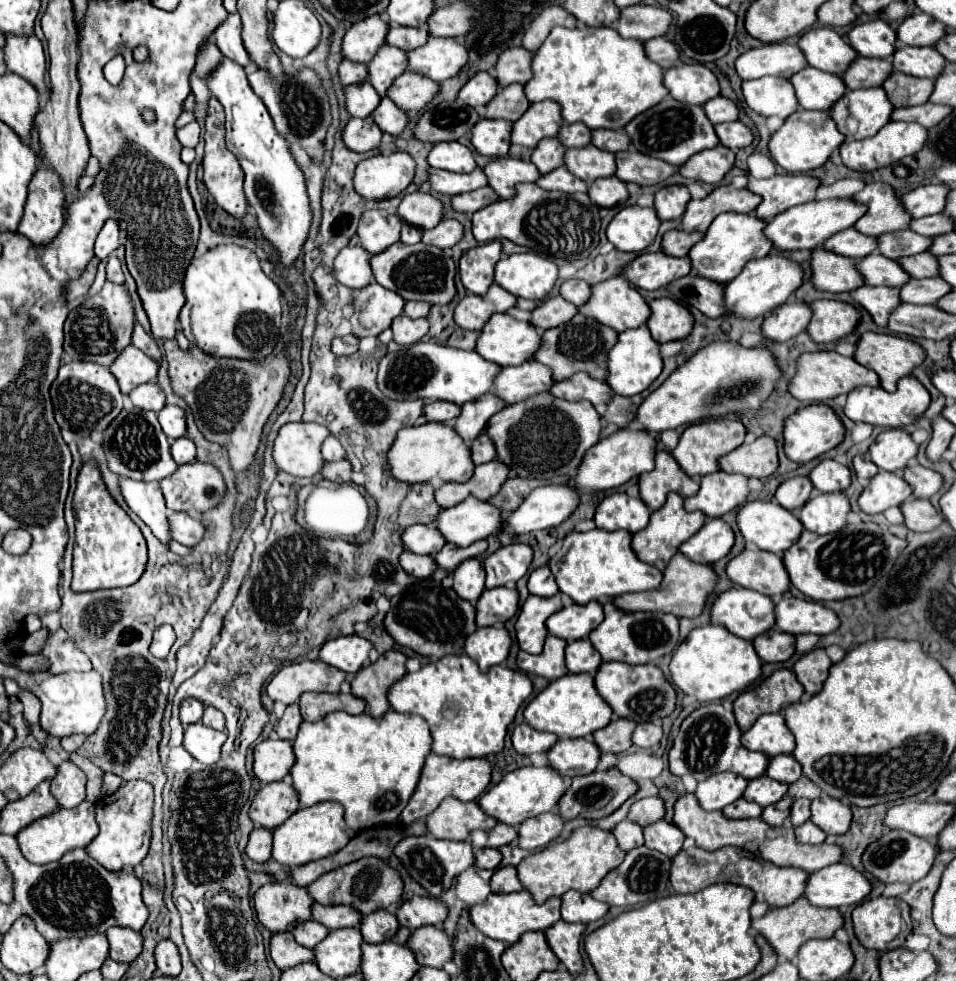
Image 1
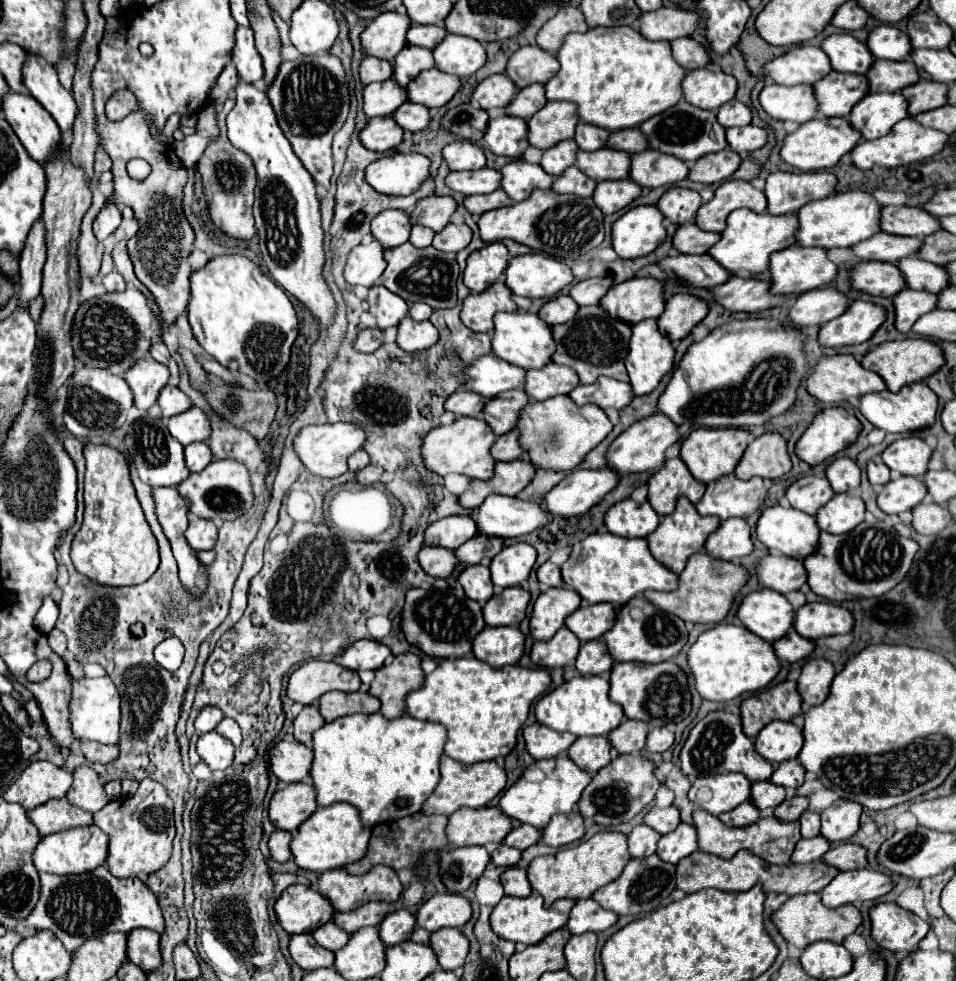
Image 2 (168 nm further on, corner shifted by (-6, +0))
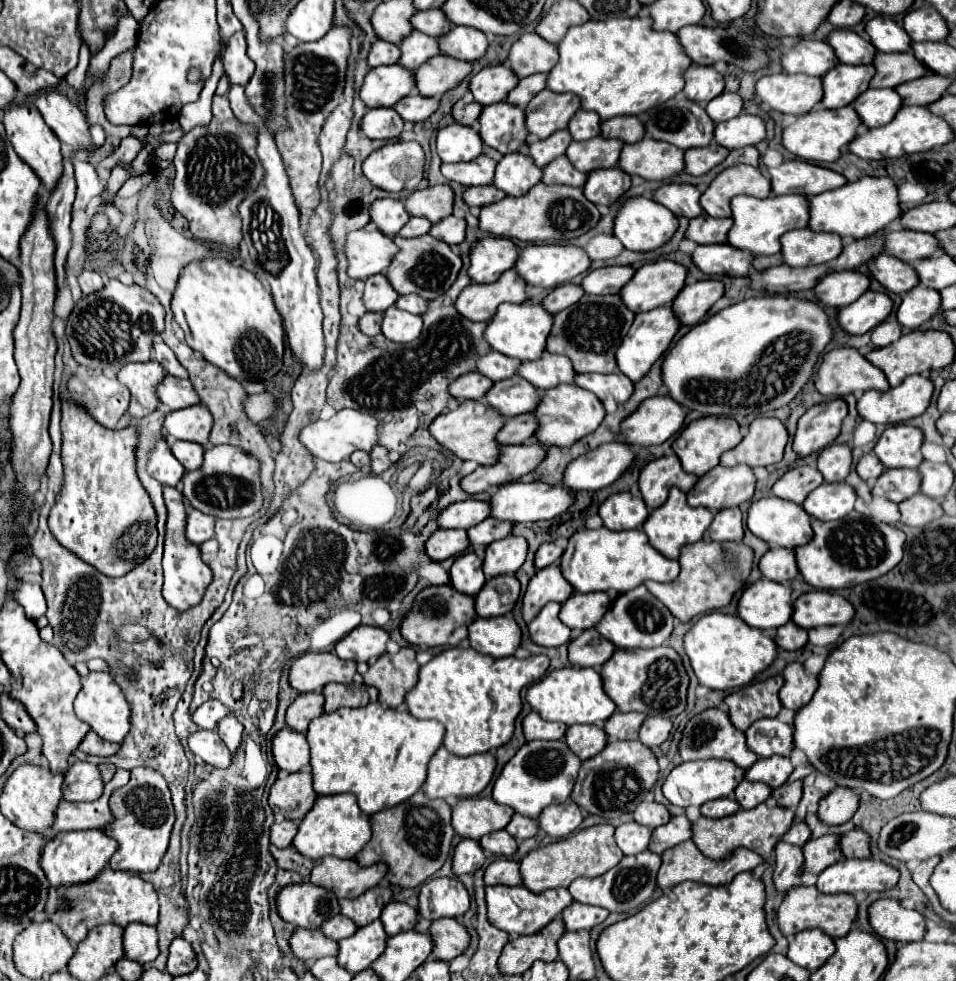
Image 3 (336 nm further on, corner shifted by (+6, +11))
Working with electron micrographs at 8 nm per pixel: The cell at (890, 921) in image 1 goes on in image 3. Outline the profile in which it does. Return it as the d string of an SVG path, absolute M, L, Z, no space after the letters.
M878 899L868 907L872 929L890 941L910 943L920 941L926 931L924 915L902 907L896 899Z

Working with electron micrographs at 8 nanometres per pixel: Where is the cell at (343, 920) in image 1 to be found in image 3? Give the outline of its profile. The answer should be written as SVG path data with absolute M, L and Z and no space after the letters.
M386 885L368 889L356 899L340 899L340 913L350 917L358 927L372 923L380 917L386 903L392 901L392 891Z

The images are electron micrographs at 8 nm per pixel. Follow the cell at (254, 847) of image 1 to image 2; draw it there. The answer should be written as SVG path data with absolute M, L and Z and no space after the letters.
M276 828L268 840L268 848L272 852L272 858L278 860L278 862L286 862L290 860L292 852L290 852L290 840L292 840L292 834L286 832L286 830L280 830Z

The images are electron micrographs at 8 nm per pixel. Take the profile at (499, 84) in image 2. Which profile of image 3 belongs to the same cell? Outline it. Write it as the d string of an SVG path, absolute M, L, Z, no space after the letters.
M490 65L470 79L470 91L474 95L474 101L486 107L504 101L506 95L516 87L516 83L518 77L512 73L510 67Z

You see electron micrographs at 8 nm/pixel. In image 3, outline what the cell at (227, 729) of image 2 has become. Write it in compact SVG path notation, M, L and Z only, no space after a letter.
M226 715L224 719L220 719L216 731L218 731L220 739L226 743L226 747L230 751L236 751L238 749L240 737L242 737L242 723L234 715Z

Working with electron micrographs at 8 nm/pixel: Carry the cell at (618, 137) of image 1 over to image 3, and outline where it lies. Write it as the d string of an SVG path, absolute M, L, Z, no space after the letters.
M612 117L602 121L600 135L606 139L620 139L624 143L636 143L644 137L644 125L640 117Z

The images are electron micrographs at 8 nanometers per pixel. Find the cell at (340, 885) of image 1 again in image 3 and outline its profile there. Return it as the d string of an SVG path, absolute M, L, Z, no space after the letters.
M324 857L314 869L310 883L332 891L340 899L354 899L364 891L376 887L388 873L388 865L374 863L370 867L360 867L352 859Z

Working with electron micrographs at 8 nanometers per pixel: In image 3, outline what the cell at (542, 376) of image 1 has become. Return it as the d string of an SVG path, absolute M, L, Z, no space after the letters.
M544 351L536 361L522 361L518 375L538 389L552 389L560 383L574 383L576 371L572 369L572 361L568 357Z

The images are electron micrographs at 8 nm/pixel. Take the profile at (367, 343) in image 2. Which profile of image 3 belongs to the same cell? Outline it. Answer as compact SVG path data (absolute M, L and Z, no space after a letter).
M366 313L360 321L358 321L358 329L370 337L380 333L380 325L382 325L382 313Z

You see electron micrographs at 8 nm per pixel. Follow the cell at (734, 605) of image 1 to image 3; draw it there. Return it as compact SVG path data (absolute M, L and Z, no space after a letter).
M768 579L746 587L738 599L738 617L754 629L774 631L792 615L792 589Z

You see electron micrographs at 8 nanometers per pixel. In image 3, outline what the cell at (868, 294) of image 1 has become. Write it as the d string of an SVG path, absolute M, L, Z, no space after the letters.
M916 285L914 289L902 295L902 303L898 307L896 317L902 327L918 329L938 311L938 307L940 307L940 293L924 285Z

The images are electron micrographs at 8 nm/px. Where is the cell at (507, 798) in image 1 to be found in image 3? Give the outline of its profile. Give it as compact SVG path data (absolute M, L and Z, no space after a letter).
M530 741L502 769L494 783L492 797L500 805L512 807L516 813L536 819L544 807L564 803L578 779L580 759L564 745L564 741Z

